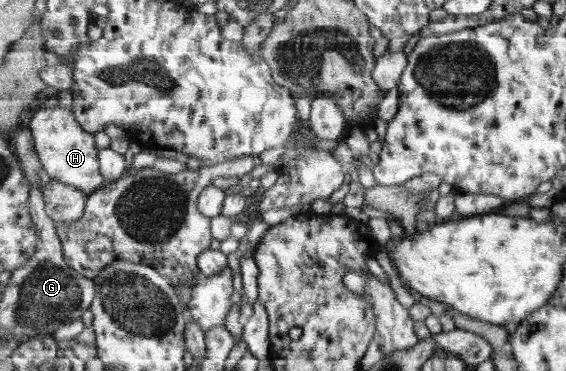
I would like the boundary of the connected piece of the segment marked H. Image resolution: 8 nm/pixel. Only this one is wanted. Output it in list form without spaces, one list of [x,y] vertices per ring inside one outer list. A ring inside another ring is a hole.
[[[40,107],[33,112],[28,125],[33,133],[37,155],[51,179],[72,185],[87,194],[92,194],[105,185],[105,177],[101,173],[100,150],[97,149],[95,137],[77,121],[73,110]]]

